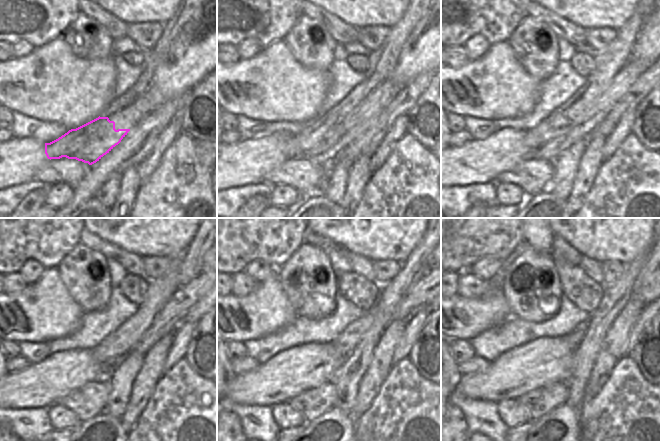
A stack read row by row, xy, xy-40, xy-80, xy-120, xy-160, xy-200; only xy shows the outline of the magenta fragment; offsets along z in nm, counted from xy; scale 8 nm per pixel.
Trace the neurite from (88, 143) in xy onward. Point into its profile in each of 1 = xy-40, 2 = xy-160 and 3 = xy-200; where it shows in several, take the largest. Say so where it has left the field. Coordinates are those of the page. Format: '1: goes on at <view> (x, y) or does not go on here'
1: goes on at xy-40 (322, 142)
2: goes on at xy-160 (420, 294)
3: goes on at xy-200 (644, 292)

